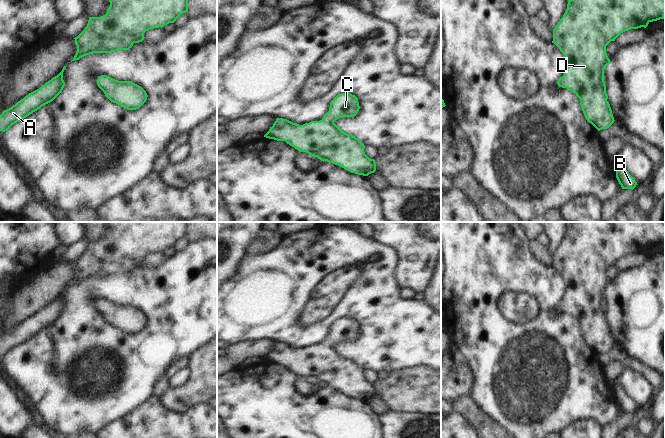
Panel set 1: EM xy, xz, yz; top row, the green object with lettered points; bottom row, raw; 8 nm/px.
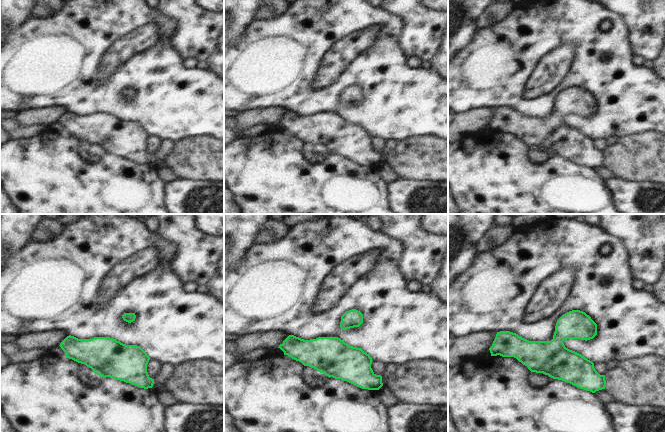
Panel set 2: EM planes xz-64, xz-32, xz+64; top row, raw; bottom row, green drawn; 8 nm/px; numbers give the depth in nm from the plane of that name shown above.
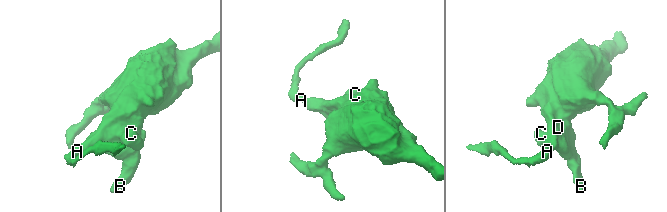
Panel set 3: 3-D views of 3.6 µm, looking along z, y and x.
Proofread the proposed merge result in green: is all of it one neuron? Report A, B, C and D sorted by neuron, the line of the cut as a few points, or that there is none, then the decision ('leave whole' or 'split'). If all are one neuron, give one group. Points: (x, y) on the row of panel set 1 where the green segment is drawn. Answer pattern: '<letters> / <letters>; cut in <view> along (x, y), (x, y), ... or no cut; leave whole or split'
A B C D; no cut; leave whole

